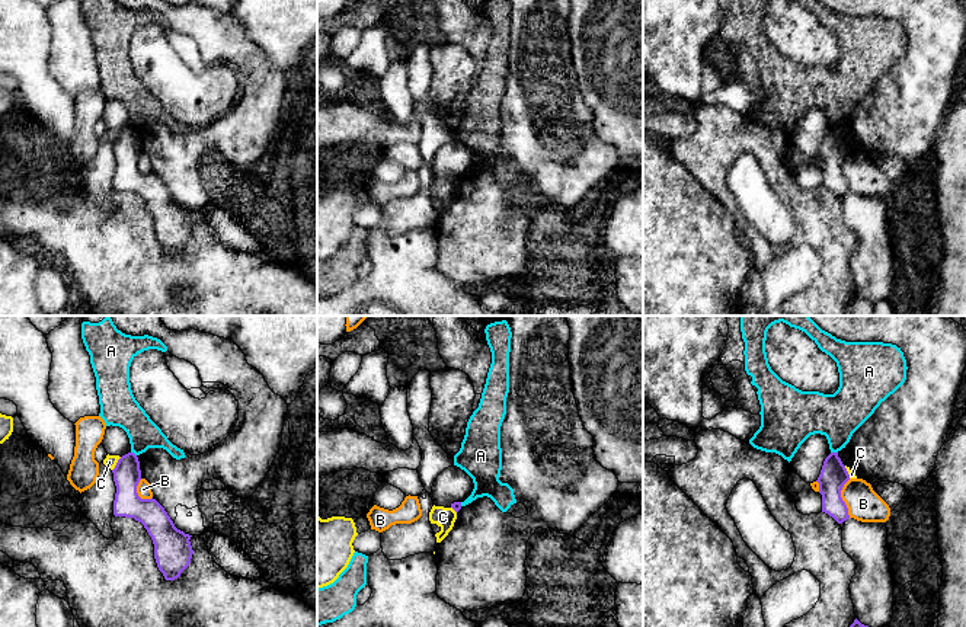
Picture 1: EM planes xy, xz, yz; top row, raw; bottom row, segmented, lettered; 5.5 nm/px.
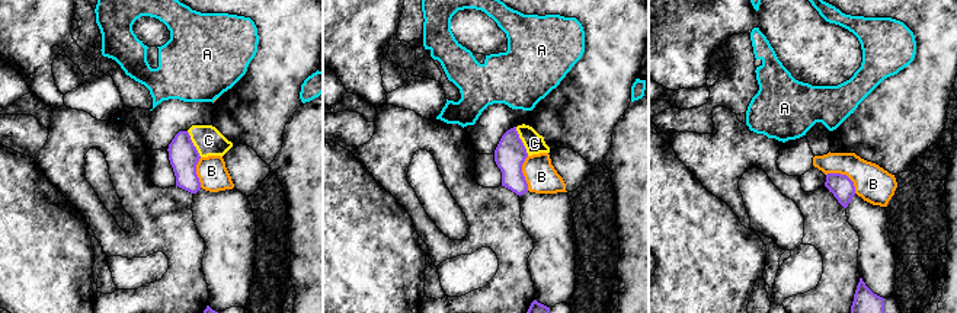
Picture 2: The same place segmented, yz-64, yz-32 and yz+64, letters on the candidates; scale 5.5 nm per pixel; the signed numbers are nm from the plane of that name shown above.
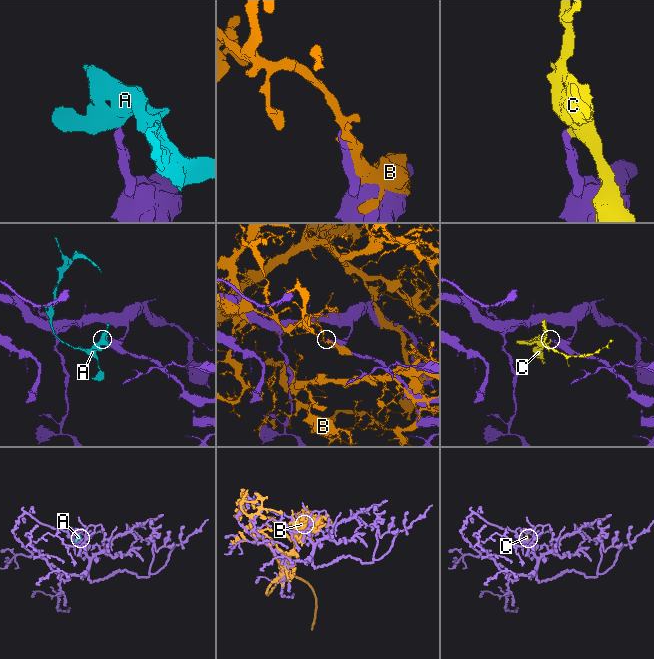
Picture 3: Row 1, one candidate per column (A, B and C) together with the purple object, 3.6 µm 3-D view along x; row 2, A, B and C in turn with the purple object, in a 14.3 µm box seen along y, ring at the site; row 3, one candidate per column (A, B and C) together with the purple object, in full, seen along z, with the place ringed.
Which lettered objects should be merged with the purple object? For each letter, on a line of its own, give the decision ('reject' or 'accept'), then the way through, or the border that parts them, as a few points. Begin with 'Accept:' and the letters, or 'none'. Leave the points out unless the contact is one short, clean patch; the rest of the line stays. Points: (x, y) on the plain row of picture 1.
Accept: none
A: reject; border along yz (831, 125), (837, 127)
B: reject
C: reject; border along xy (121, 131), (112, 144)

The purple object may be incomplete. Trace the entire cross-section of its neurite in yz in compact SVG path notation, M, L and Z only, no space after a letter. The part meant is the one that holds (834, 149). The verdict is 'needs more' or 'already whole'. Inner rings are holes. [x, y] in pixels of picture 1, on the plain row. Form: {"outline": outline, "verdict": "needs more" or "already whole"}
{"outline": "M831 127L825 132L816 156L819 157L819 167L822 169L822 186L832 191L838 198L850 192L848 182L841 172L841 164L848 154L850 148L838 127Z", "verdict": "already whole"}

